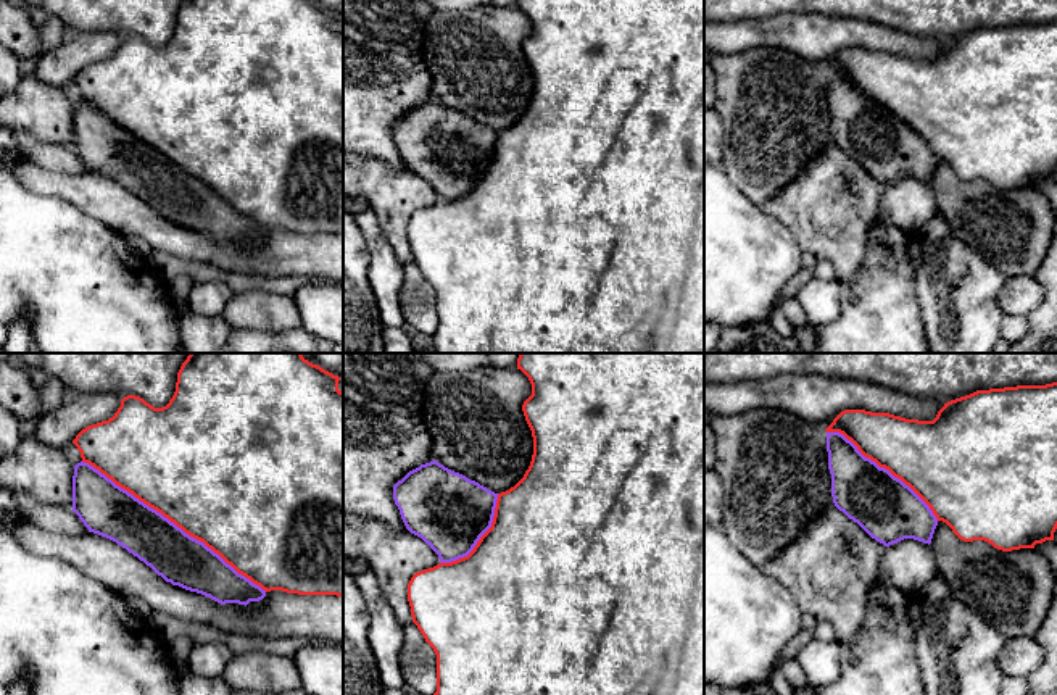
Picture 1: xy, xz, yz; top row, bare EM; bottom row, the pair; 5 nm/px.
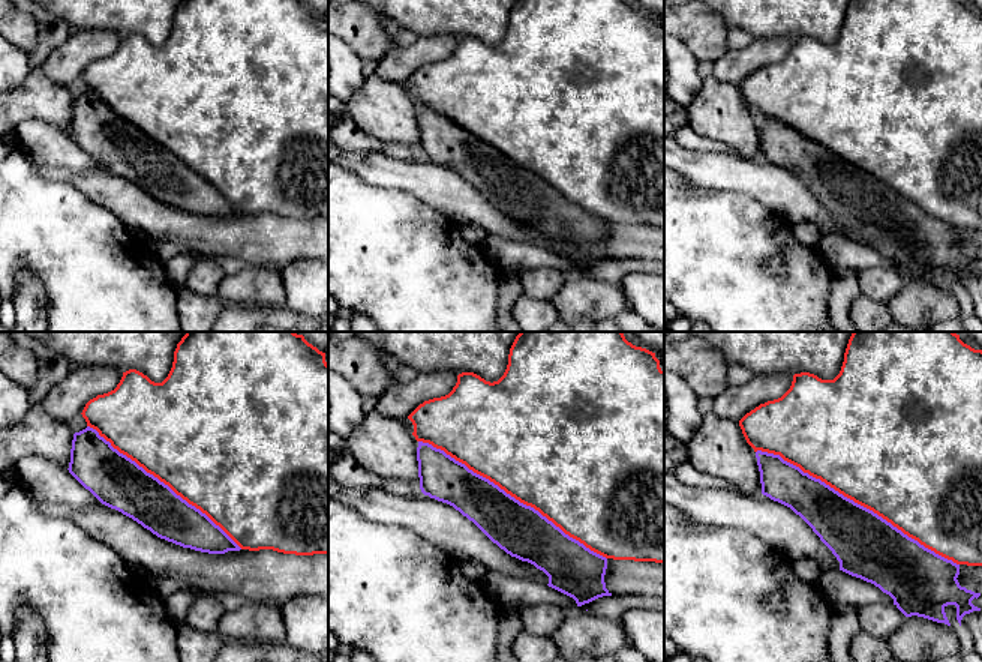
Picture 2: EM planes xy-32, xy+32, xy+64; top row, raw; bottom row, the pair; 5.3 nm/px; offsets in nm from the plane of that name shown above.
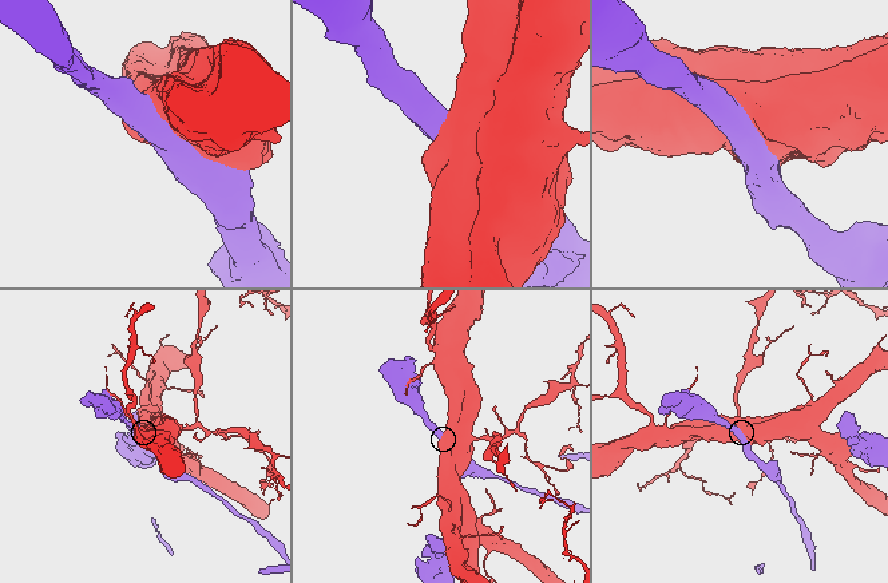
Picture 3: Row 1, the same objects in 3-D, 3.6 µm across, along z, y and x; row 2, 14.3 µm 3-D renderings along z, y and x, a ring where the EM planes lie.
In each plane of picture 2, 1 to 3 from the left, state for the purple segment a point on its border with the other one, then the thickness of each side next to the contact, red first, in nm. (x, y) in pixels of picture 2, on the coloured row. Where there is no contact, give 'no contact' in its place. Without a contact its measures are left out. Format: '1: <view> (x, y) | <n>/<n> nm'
1: xy-32 (165, 484) | 500/280 nm
2: xy+32 (513, 496) | 500/280 nm
3: xy+64 (858, 503) | 500/340 nm

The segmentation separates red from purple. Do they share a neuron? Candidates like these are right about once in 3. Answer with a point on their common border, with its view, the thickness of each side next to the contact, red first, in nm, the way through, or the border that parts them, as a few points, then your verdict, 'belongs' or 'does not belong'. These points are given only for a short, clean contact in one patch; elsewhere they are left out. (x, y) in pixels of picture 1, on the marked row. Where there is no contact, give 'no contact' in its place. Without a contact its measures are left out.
xy (174, 523) | 500/260 nm | does not belong

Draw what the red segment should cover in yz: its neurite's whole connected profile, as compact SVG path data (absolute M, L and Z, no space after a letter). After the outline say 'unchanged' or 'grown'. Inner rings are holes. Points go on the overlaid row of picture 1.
M1057 382L976 390L951 400L933 421L889 413L844 410L825 429L839 432L857 450L909 485L964 542L984 540L1012 551L1054 540L1057 529Z; unchanged

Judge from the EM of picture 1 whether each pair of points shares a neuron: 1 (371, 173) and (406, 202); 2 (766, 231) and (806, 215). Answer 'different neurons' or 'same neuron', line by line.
1: same neuron
2: different neurons

